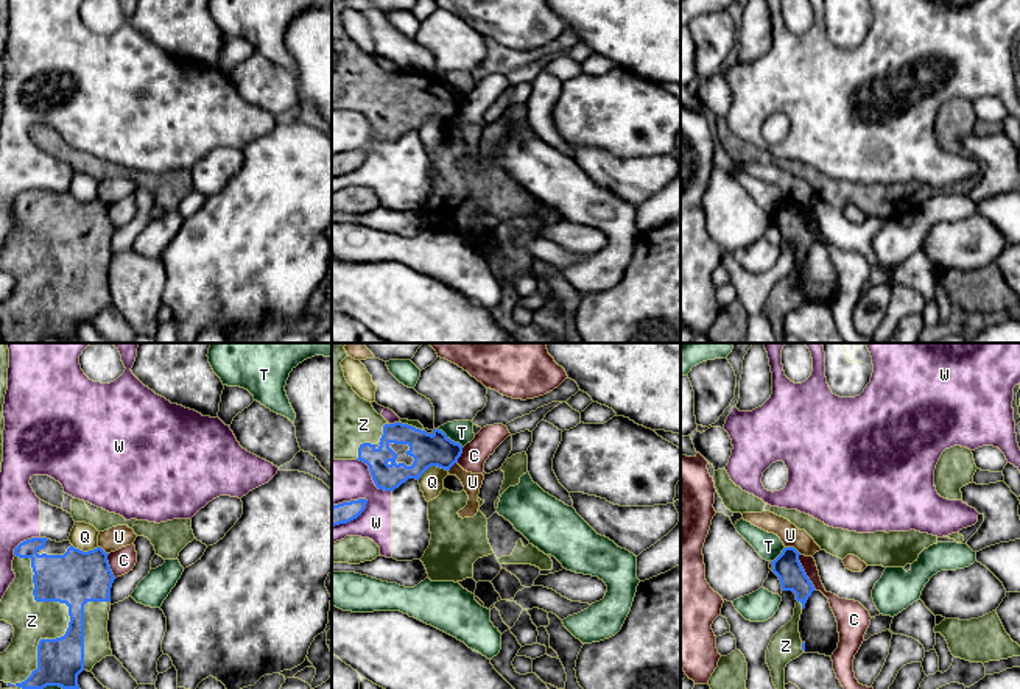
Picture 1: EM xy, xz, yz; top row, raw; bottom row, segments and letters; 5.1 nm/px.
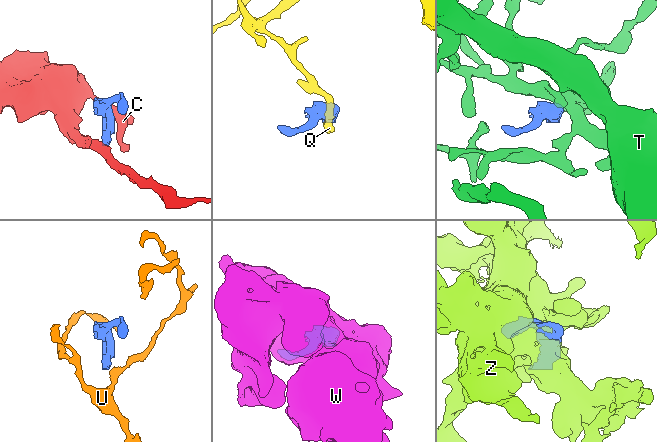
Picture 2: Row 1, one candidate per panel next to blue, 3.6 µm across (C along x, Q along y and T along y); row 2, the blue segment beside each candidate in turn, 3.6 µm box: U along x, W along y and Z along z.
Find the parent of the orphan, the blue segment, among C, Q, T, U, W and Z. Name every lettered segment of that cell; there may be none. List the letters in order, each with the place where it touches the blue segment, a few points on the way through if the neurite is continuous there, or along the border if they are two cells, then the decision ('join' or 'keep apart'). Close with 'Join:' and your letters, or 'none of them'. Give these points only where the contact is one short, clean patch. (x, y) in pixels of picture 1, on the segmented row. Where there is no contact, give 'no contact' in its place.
C: meets blue in yz at (804, 572); border along yz (799, 554), (799, 563), (816, 590); keep apart
Q: meets blue in xz at (432, 465); border along xz (447, 469), (430, 466), (418, 479); keep apart
T: meets blue in xz at (449, 438); keep apart
U: meets blue in yz at (793, 547); border along yz (785, 546), (793, 546), (801, 554); keep apart
W: meets blue in xz at (372, 479); keep apart
Z: meets blue in xy at (69, 614); join
Join: Z

